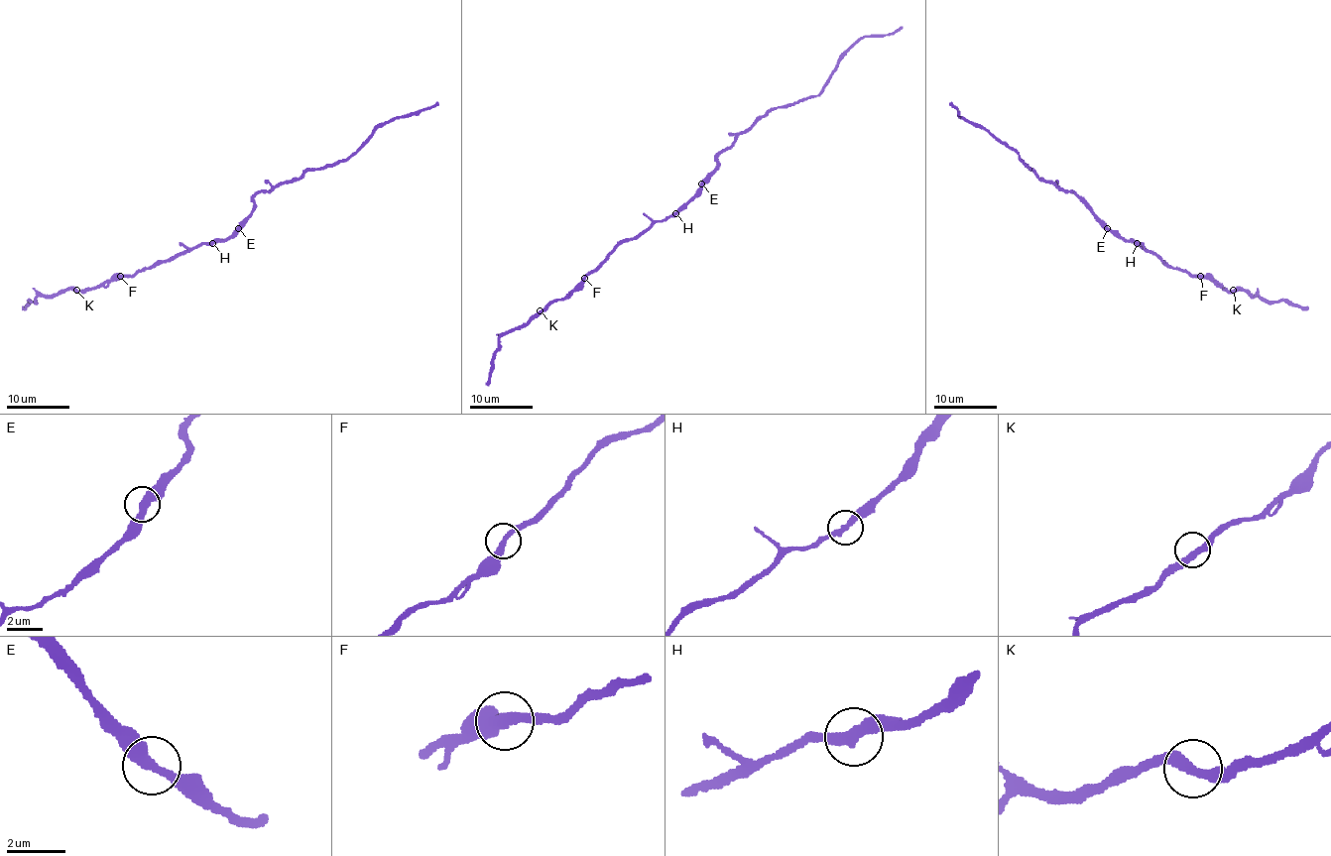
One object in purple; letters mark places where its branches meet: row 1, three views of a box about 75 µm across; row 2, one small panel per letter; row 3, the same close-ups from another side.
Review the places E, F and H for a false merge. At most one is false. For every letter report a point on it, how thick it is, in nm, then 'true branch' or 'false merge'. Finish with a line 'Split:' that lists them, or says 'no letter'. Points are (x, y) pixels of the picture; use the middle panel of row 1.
E: at (701, 183); 380 nm thick; true branch
F: at (584, 278); 360 nm thick; true branch
H: at (675, 213); 340 nm thick; true branch
Split: no letter

